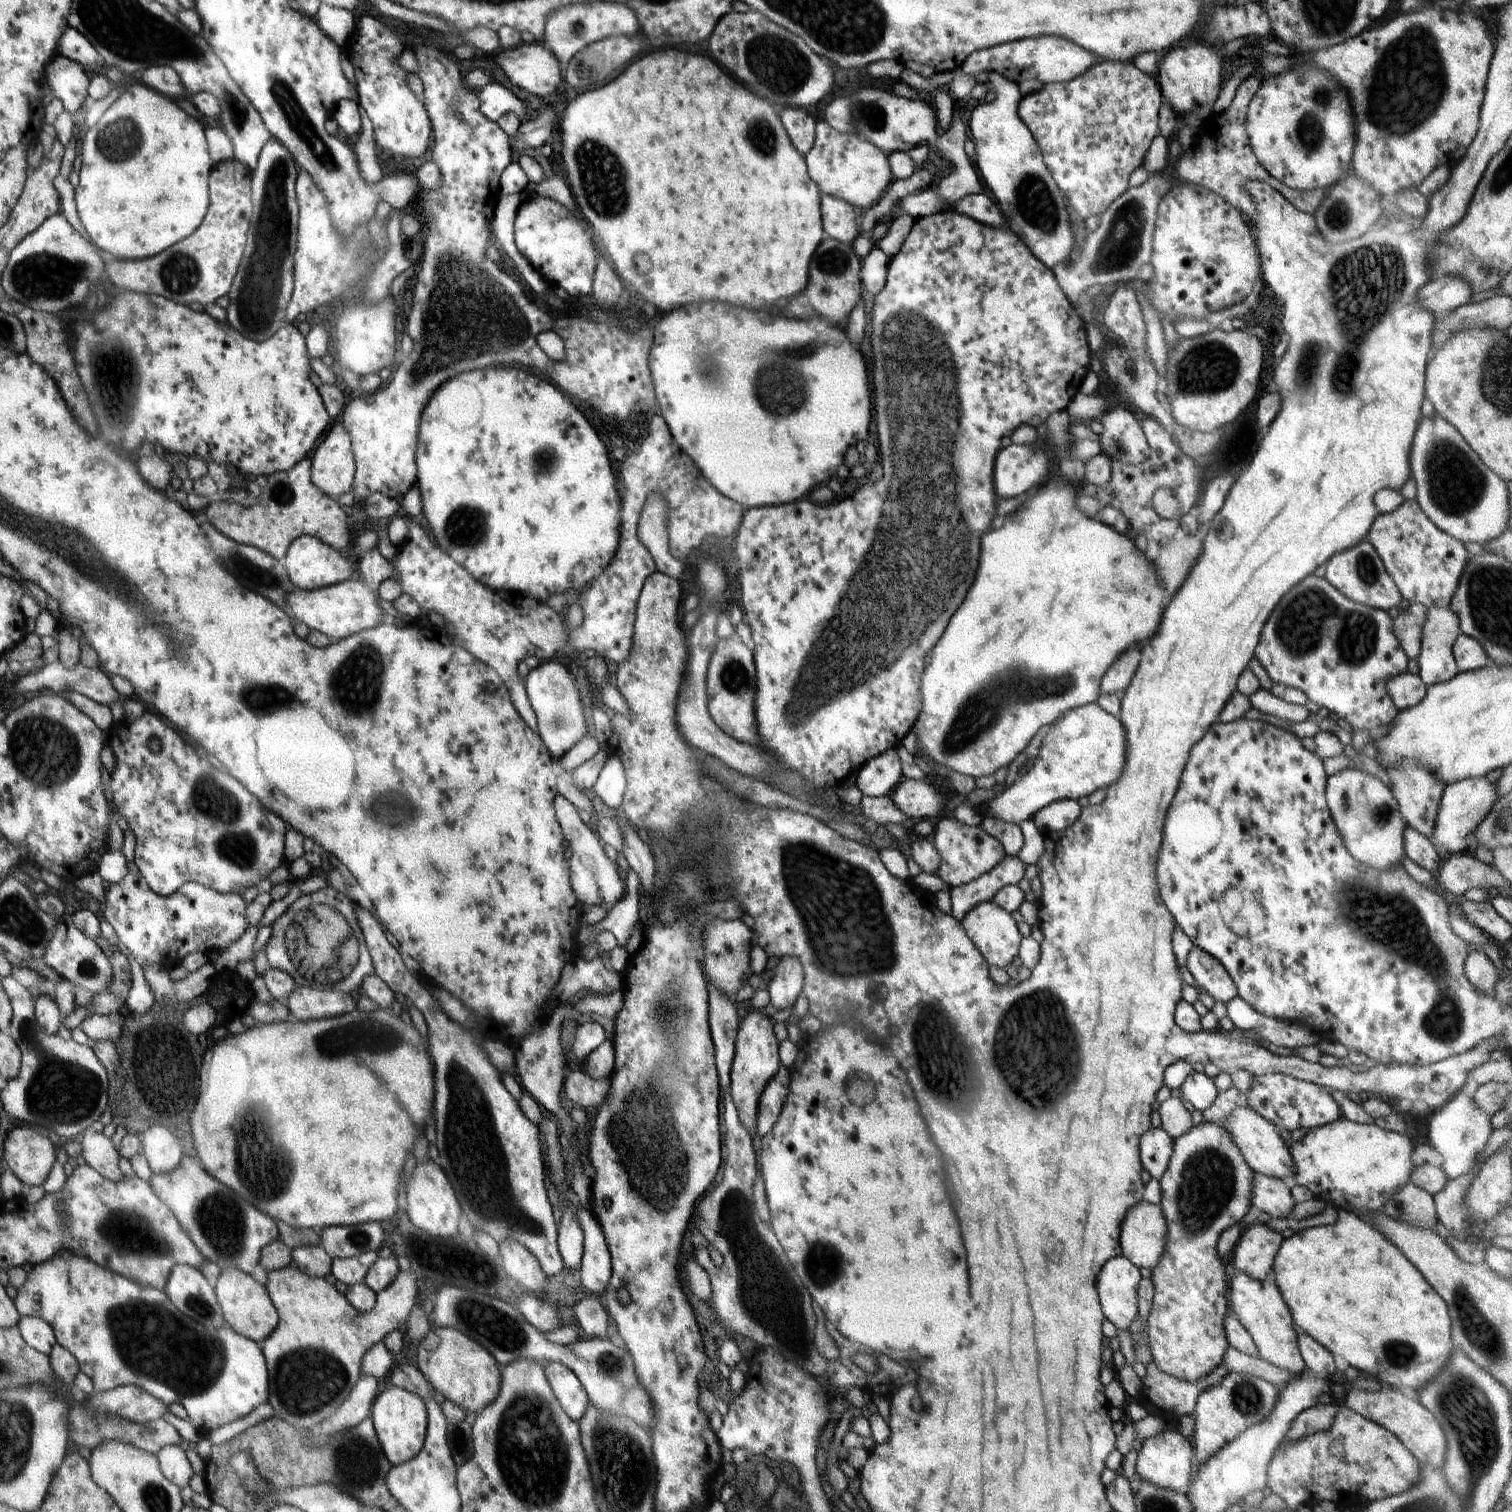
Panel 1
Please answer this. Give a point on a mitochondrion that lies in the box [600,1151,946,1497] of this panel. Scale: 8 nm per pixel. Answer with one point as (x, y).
(754, 1258)

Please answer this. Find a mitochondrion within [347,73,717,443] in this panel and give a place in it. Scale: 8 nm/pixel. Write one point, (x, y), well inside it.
(602, 174)

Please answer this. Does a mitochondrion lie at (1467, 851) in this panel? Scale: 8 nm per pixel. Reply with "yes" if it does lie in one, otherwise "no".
no

